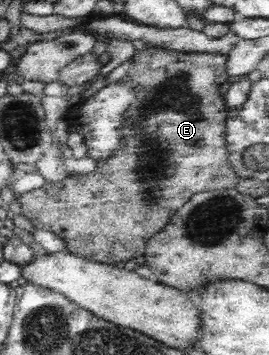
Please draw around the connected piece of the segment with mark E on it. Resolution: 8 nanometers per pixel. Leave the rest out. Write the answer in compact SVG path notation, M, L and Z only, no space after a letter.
M146 44L146 47L136 50L134 59L130 63L130 69L125 75L125 83L133 93L133 100L127 105L127 108L121 113L121 126L117 129L119 140L117 148L105 158L98 158L95 161L95 170L91 172L74 172L66 173L61 180L48 181L45 180L44 185L24 193L20 197L19 203L22 207L22 213L30 219L30 223L36 229L50 231L55 233L59 239L63 240L63 245L66 247L66 252L88 259L90 261L98 261L108 265L115 265L121 261L126 264L130 259L141 261L146 248L146 244L154 235L160 231L173 216L173 213L184 205L191 195L201 192L202 190L213 189L232 189L237 187L237 183L241 178L235 174L228 161L226 151L226 140L224 132L224 121L226 115L226 102L224 95L220 93L221 85L228 79L225 63L226 55L216 53L182 53L178 51L168 51L163 47L152 46Z

